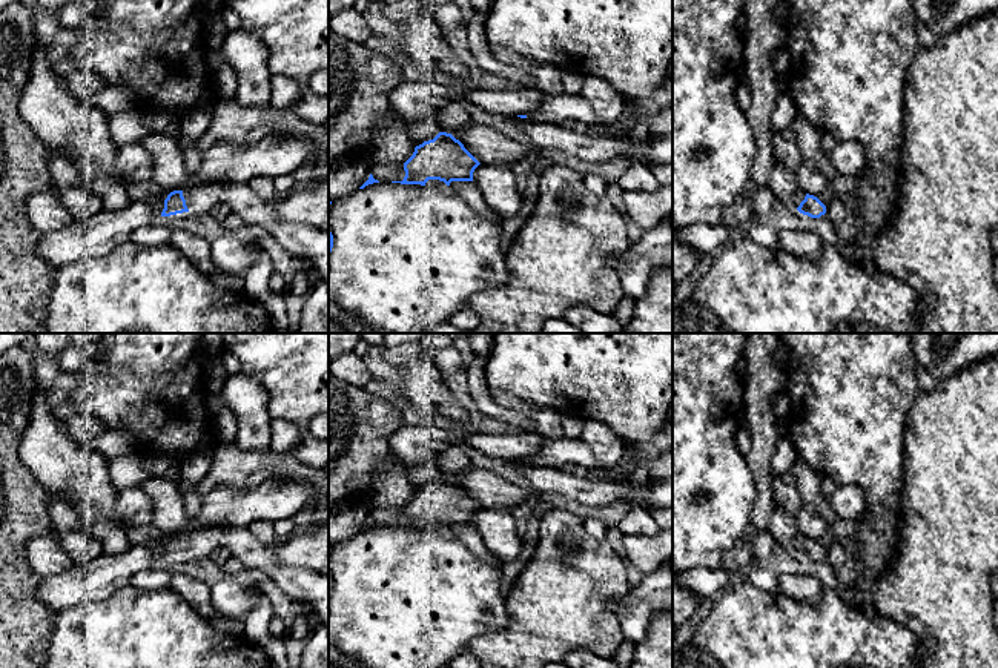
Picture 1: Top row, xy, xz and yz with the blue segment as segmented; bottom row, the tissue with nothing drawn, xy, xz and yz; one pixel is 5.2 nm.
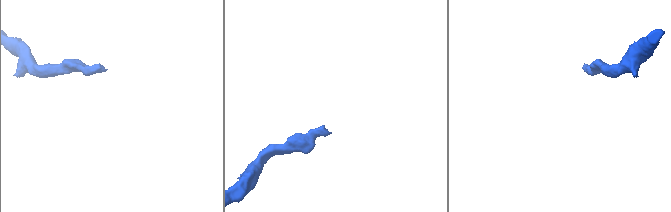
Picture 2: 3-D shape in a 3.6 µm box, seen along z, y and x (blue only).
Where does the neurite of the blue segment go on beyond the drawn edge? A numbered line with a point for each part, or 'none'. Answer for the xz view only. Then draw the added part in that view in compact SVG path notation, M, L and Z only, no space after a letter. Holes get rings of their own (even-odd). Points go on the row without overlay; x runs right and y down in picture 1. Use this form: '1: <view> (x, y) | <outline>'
none

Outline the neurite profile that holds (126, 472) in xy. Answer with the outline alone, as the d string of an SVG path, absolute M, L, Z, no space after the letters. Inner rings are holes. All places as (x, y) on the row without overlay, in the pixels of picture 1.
M123 455L109 459L107 471L117 490L138 488L144 479L154 476L140 464L135 455Z

